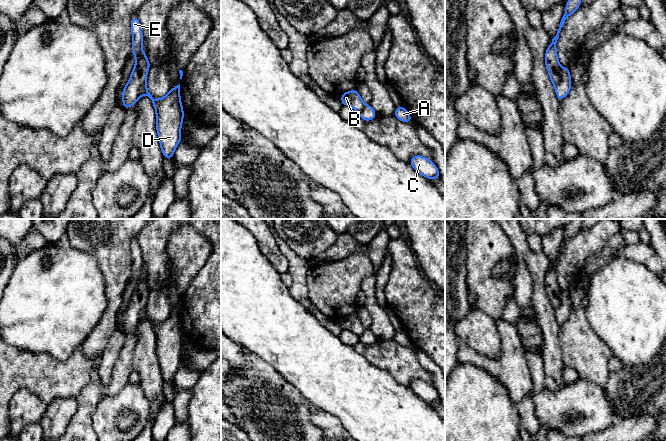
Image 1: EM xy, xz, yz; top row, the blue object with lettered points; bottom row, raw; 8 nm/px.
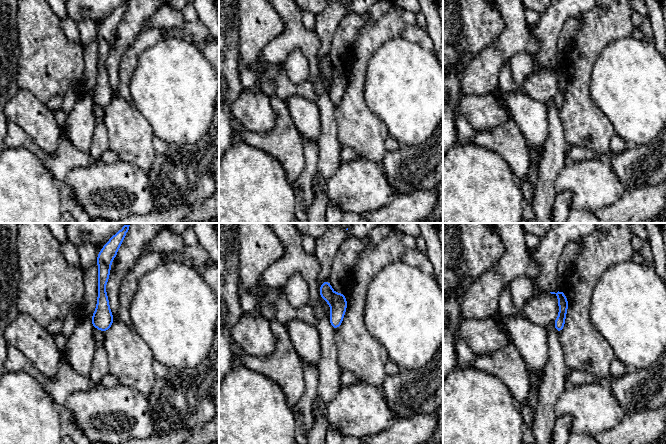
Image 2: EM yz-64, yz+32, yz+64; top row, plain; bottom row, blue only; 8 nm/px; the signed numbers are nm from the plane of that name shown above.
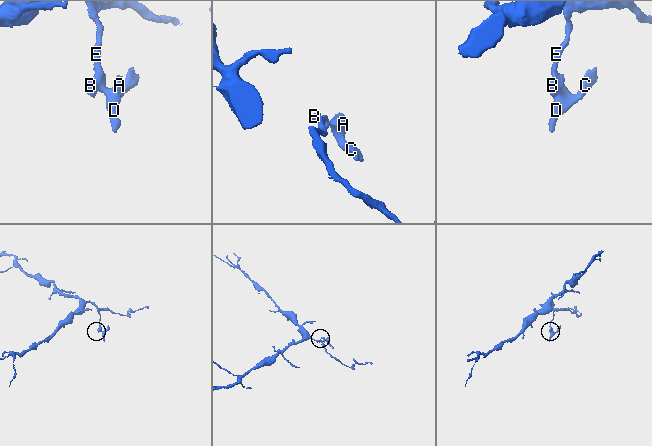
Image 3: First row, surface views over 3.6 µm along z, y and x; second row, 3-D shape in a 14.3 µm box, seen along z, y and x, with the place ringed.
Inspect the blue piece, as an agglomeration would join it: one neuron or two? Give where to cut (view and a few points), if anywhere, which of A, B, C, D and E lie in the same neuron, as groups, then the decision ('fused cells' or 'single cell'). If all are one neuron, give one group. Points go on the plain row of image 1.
cut in yz along (561, 292), (561, 303), (555, 310); A C D / B E; fused cells

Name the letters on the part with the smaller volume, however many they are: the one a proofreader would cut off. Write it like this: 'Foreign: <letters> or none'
Foreign: A, C, D

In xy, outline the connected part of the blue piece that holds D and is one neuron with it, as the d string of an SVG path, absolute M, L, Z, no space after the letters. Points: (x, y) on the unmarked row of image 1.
M146 307L139 313L139 321L147 319L156 334L156 355L163 381L173 384L174 374L181 362L181 349L184 335L180 322L180 308L172 311L161 323L154 323L147 313Z

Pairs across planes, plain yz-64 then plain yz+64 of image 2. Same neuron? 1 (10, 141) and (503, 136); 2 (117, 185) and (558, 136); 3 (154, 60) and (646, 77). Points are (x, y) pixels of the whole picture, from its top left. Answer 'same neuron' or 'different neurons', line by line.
1: same neuron
2: different neurons
3: same neuron

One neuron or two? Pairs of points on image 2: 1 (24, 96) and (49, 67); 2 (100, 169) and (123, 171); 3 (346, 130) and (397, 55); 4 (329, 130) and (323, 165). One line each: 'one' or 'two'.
1: two
2: one
3: two
4: one

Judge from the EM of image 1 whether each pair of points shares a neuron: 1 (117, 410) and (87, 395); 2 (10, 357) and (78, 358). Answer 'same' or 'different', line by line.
1: different
2: same

